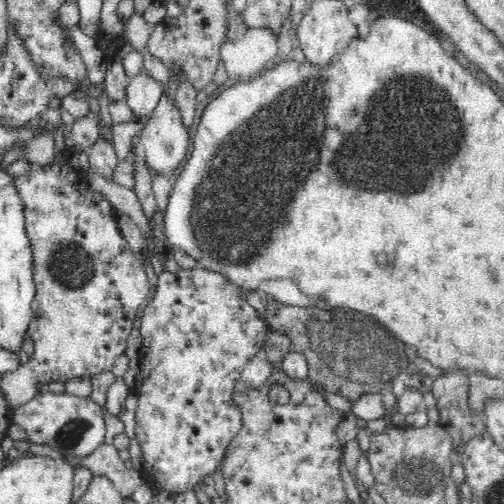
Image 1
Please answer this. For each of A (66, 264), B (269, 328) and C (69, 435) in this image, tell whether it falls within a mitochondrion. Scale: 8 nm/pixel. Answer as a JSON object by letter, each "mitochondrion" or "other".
{"A":"mitochondrion","B":"other","C":"mitochondrion"}

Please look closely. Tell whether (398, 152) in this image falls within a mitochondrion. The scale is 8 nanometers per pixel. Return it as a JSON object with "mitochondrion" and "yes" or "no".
{"mitochondrion":"yes"}

